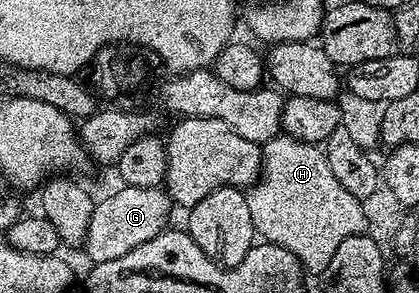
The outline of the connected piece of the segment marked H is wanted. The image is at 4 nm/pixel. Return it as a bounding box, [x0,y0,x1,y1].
[246,133,367,272]

